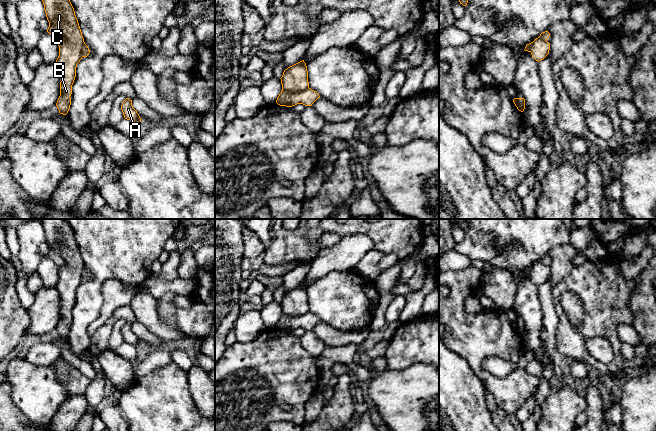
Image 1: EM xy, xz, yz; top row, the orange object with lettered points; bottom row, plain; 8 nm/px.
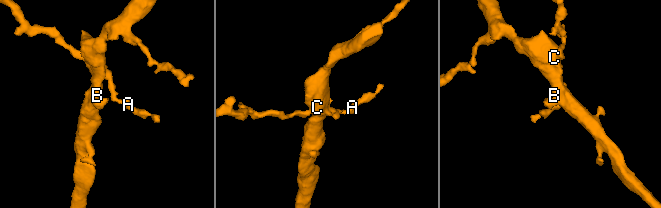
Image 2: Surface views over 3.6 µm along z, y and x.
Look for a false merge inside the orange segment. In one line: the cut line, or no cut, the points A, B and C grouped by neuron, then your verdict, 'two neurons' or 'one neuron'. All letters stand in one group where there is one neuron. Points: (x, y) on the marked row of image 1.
cut xz (308, 87), (297, 92), (288, 92), (282, 89); groups A / B C; two neurons

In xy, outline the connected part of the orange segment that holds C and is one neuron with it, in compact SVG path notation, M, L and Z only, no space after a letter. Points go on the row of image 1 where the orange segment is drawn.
M42 0L42 2L49 24L64 36L64 40L58 45L59 56L55 62L61 78L60 96L56 106L60 114L66 115L71 105L70 96L76 77L76 67L82 59L85 42L70 0Z

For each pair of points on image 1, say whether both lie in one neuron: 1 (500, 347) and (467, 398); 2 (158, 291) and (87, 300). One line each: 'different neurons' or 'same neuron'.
1: different neurons
2: different neurons

